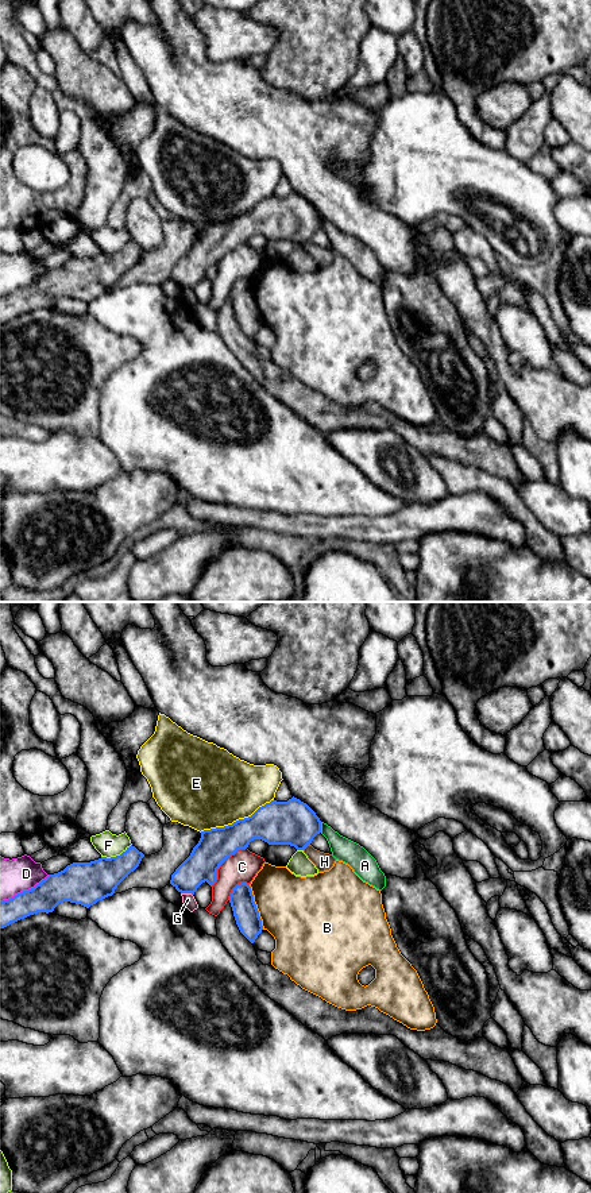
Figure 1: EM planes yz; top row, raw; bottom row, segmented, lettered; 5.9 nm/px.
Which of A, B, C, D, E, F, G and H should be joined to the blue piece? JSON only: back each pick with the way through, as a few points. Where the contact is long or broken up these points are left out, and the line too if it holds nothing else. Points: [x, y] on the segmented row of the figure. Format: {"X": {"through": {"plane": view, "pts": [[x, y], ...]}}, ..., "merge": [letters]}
{"merge": []}

